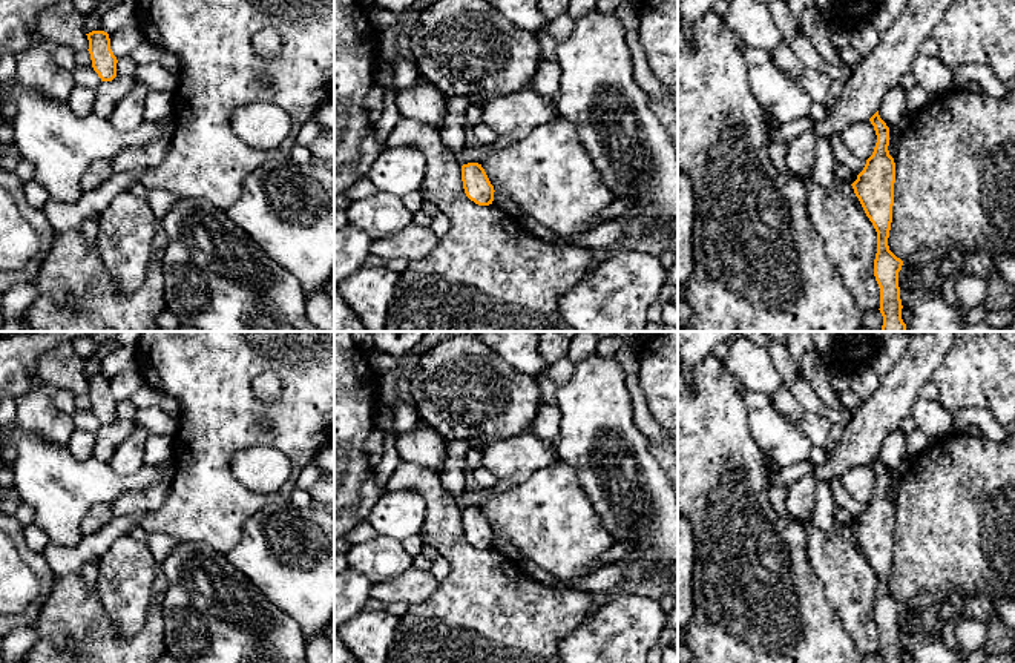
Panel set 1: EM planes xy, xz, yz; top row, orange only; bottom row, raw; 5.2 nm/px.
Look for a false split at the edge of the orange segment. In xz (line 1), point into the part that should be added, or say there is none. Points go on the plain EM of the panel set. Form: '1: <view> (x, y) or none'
1: none

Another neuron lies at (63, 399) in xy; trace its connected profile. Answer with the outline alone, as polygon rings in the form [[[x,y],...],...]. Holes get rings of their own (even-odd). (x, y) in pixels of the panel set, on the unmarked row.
[[[57,390],[52,401],[61,411],[67,414],[72,414],[72,411],[75,410],[74,396],[67,390]]]

